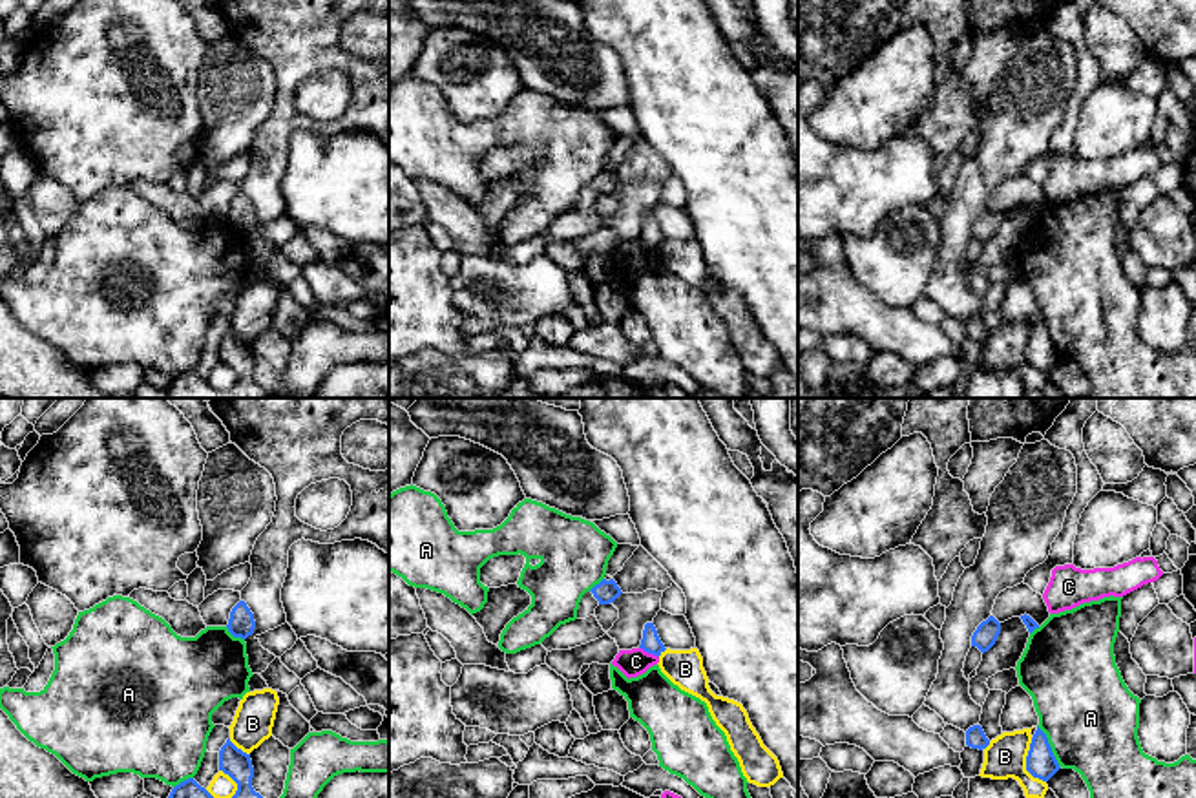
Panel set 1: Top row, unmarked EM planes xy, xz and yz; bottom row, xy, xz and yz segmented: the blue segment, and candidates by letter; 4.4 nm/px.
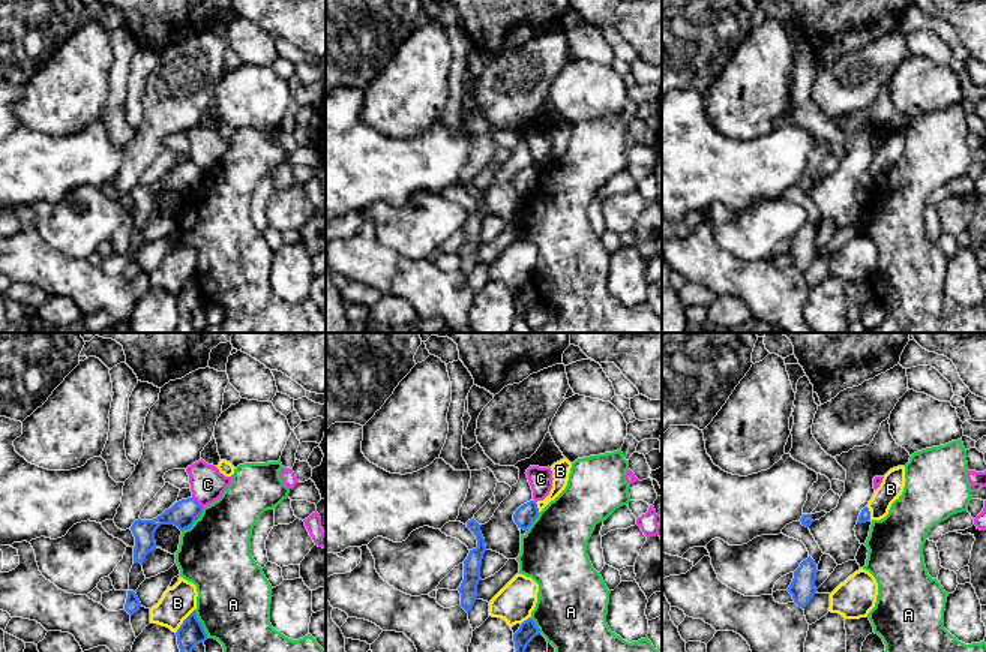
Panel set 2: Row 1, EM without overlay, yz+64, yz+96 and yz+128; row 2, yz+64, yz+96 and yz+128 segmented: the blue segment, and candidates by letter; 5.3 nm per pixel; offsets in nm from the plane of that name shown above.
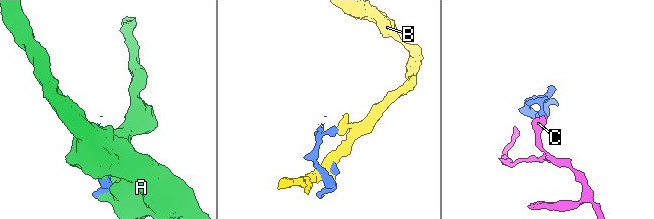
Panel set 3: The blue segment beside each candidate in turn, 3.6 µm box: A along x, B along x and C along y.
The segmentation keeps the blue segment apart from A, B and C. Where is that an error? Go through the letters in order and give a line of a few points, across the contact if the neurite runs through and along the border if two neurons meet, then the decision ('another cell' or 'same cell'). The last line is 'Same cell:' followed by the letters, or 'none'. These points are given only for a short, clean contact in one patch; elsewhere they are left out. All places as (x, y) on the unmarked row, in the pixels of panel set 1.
A: another cell
B: another cell
C: line xz (639, 238), (658, 249); another cell
Same cell: none

